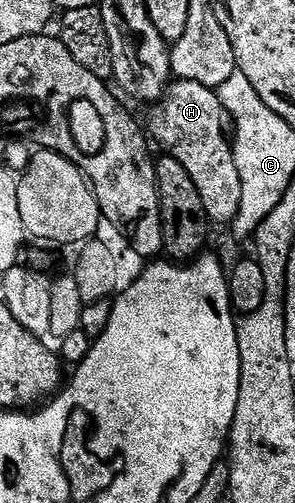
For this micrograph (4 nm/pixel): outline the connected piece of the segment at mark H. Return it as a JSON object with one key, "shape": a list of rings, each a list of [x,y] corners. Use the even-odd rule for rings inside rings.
{"shape":[[[175,79],[168,85],[163,98],[154,102],[150,109],[146,125],[150,140],[156,146],[159,144],[166,156],[177,159],[177,163],[189,171],[212,226],[230,226],[237,211],[241,211],[241,175],[237,175],[229,118],[218,92],[201,83]]]}

